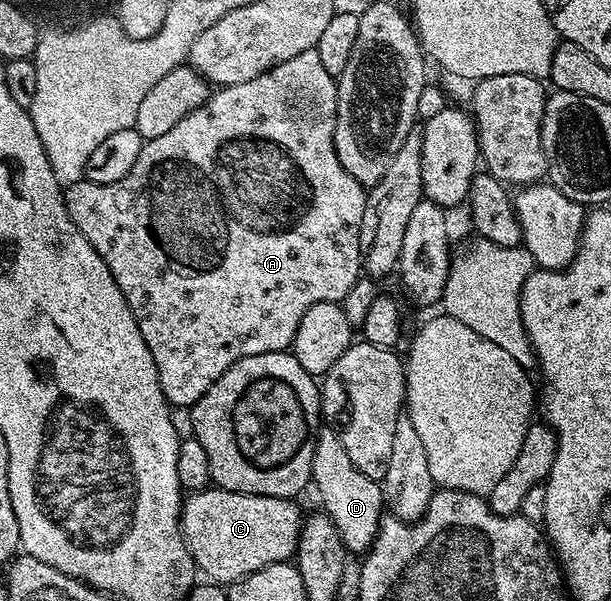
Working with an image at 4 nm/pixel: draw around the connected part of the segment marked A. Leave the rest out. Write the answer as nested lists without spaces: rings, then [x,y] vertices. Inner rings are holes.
[[[313,48],[309,51],[301,51],[301,55],[293,55],[293,59],[285,59],[285,63],[277,63],[277,67],[257,75],[257,79],[249,79],[249,83],[237,83],[236,85],[224,85],[216,88],[208,96],[205,104],[199,109],[189,111],[189,115],[185,115],[185,119],[181,119],[181,123],[177,123],[169,131],[165,131],[165,135],[157,135],[157,139],[144,141],[141,155],[137,155],[137,163],[133,167],[133,171],[129,175],[125,175],[125,179],[117,179],[117,183],[93,183],[84,179],[74,181],[73,184],[66,186],[63,198],[65,199],[65,207],[69,211],[69,219],[73,219],[73,223],[77,223],[77,231],[81,231],[81,235],[85,235],[85,239],[89,239],[93,251],[97,251],[97,255],[101,255],[101,259],[105,259],[105,267],[109,267],[117,287],[121,287],[121,295],[125,295],[125,303],[129,303],[129,307],[137,319],[137,327],[141,327],[141,339],[145,339],[145,347],[149,347],[149,355],[153,355],[153,363],[157,363],[157,379],[161,383],[161,391],[165,395],[168,405],[172,407],[195,405],[197,399],[201,399],[201,395],[205,395],[205,391],[209,391],[209,387],[213,387],[213,383],[217,383],[217,379],[221,379],[221,375],[225,375],[225,371],[229,367],[233,367],[233,363],[237,363],[242,357],[282,353],[290,350],[294,346],[297,326],[301,323],[305,311],[309,311],[309,307],[313,307],[313,303],[329,303],[330,301],[342,303],[345,295],[349,295],[349,287],[353,287],[353,283],[359,281],[363,264],[359,236],[361,235],[361,219],[365,215],[368,190],[357,179],[353,179],[353,175],[349,171],[345,171],[345,167],[341,165],[341,159],[337,159],[337,151],[335,150],[336,123],[337,81],[336,78],[329,75],[329,71],[325,71],[325,66],[321,64],[321,55],[317,55],[317,51]]]

